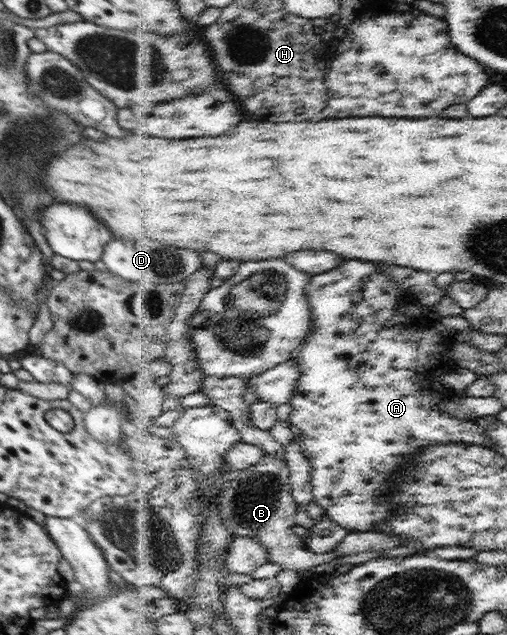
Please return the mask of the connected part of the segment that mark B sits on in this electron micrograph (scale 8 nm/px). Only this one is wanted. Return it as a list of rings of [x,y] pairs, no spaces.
[[[267,454],[260,463],[242,471],[236,467],[230,468],[219,502],[228,529],[235,536],[258,538],[270,550],[272,562],[280,564],[285,570],[301,574],[339,558],[336,552],[316,554],[310,551],[307,539],[294,532],[294,528],[298,526],[296,514],[299,504],[292,493],[291,466],[280,455]]]

